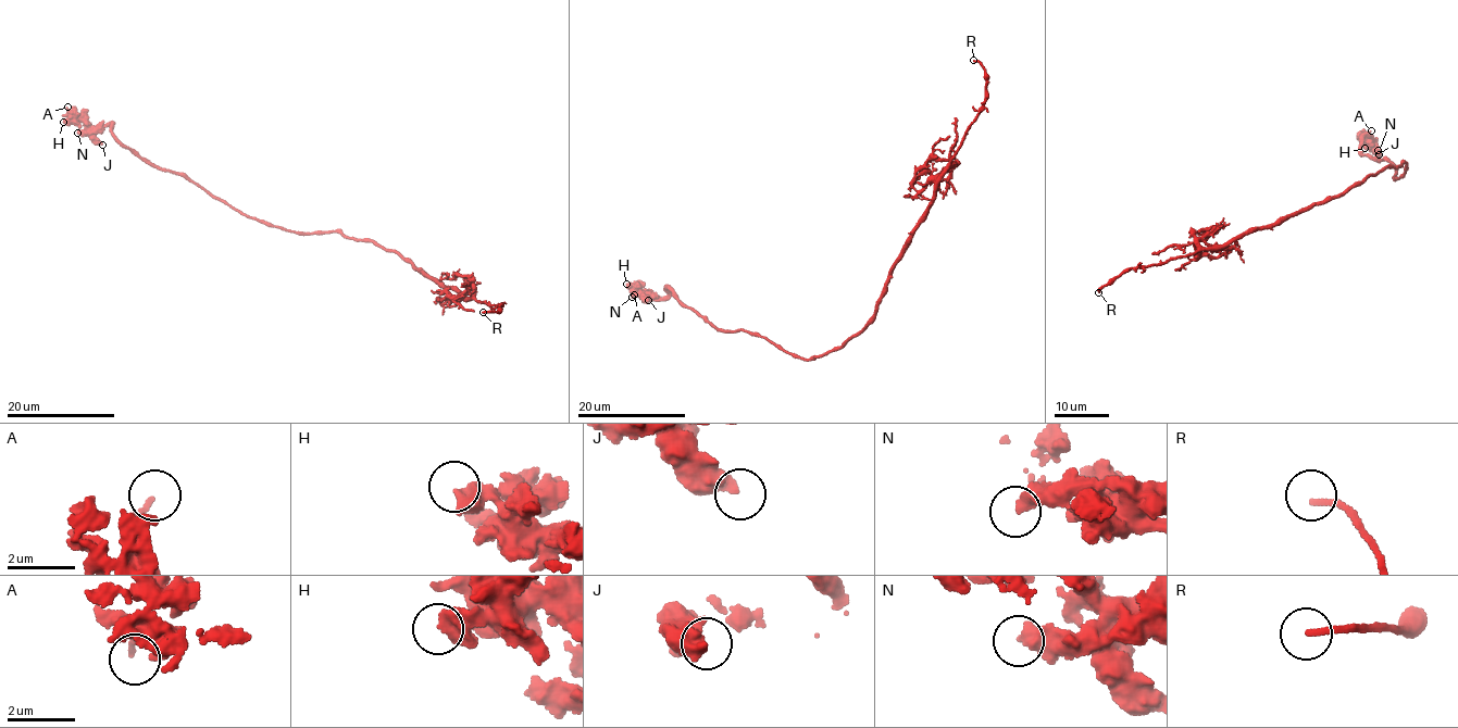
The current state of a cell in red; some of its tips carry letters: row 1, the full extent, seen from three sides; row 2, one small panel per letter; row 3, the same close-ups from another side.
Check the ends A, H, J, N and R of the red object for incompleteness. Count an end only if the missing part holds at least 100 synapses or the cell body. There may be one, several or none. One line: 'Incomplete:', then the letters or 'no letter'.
Incomplete: R

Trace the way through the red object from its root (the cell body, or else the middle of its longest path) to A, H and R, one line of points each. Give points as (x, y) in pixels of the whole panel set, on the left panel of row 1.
A: (371, 241), (291, 231), (248, 217), (154, 167), (116, 138), (111, 123), (89, 125), (67, 107)
H: (371, 241), (334, 230), (291, 231), (259, 222), (181, 175), (154, 167), (116, 138), (111, 123), (63, 122)
R: (371, 241), (397, 251), (420, 272), (445, 286), (452, 286), (463, 297), (500, 305), (497, 311), (483, 312)

